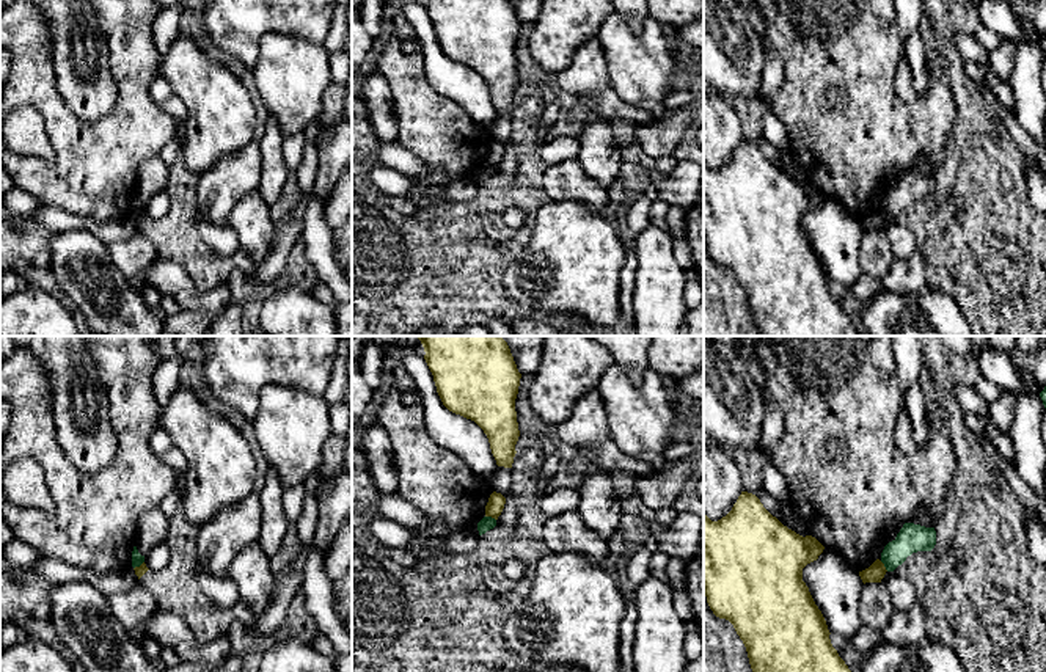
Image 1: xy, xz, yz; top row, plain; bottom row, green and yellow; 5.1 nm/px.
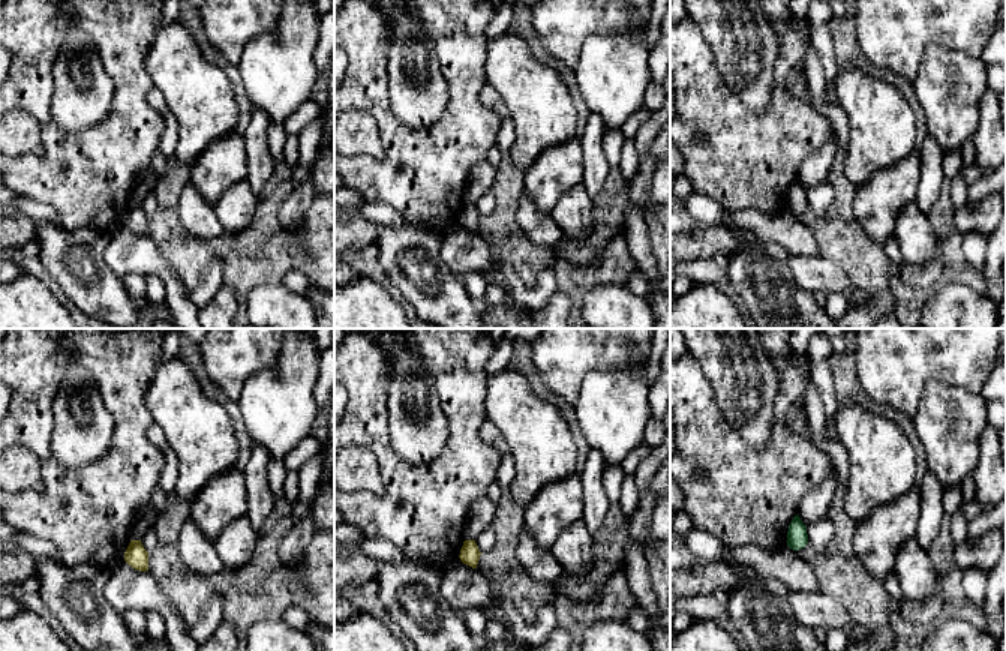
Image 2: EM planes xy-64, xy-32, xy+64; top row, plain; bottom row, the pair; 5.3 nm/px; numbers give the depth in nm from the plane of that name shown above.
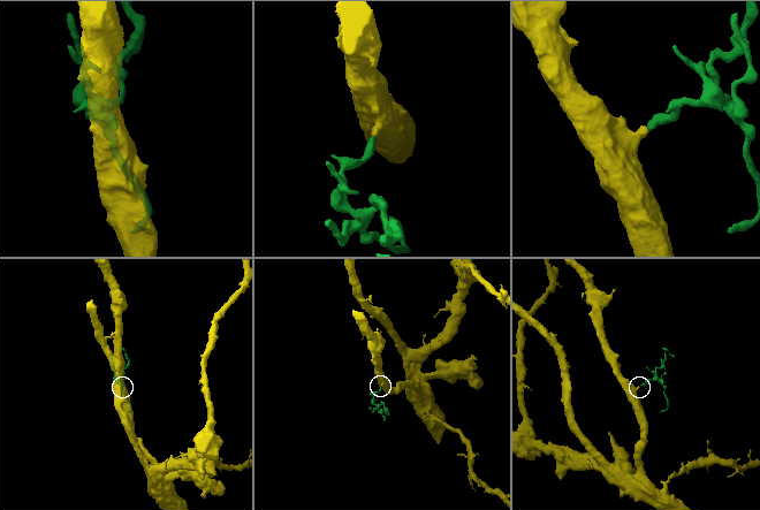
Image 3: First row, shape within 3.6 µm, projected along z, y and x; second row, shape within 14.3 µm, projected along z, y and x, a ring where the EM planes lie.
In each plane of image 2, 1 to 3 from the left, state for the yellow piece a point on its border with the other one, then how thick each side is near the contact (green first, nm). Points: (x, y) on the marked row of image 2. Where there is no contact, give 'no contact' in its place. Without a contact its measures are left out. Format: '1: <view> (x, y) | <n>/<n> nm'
1: no contact
2: no contact
3: no contact

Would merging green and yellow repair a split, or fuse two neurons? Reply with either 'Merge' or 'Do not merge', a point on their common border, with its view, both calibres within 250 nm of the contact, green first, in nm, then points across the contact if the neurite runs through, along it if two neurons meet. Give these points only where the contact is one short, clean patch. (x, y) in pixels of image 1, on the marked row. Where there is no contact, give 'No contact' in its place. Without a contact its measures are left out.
Do not merge. Touches green at xz (490, 517). Thickness 70 nm (green) against 90 nm. Boundary: xz (486, 515), (495, 520)

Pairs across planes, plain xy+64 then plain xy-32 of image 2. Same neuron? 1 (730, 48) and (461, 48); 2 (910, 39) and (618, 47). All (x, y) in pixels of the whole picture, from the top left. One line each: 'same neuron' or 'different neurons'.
1: different neurons
2: different neurons

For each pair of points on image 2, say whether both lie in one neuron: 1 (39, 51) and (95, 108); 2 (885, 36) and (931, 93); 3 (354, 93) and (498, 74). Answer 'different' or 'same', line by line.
1: different
2: different
3: different

